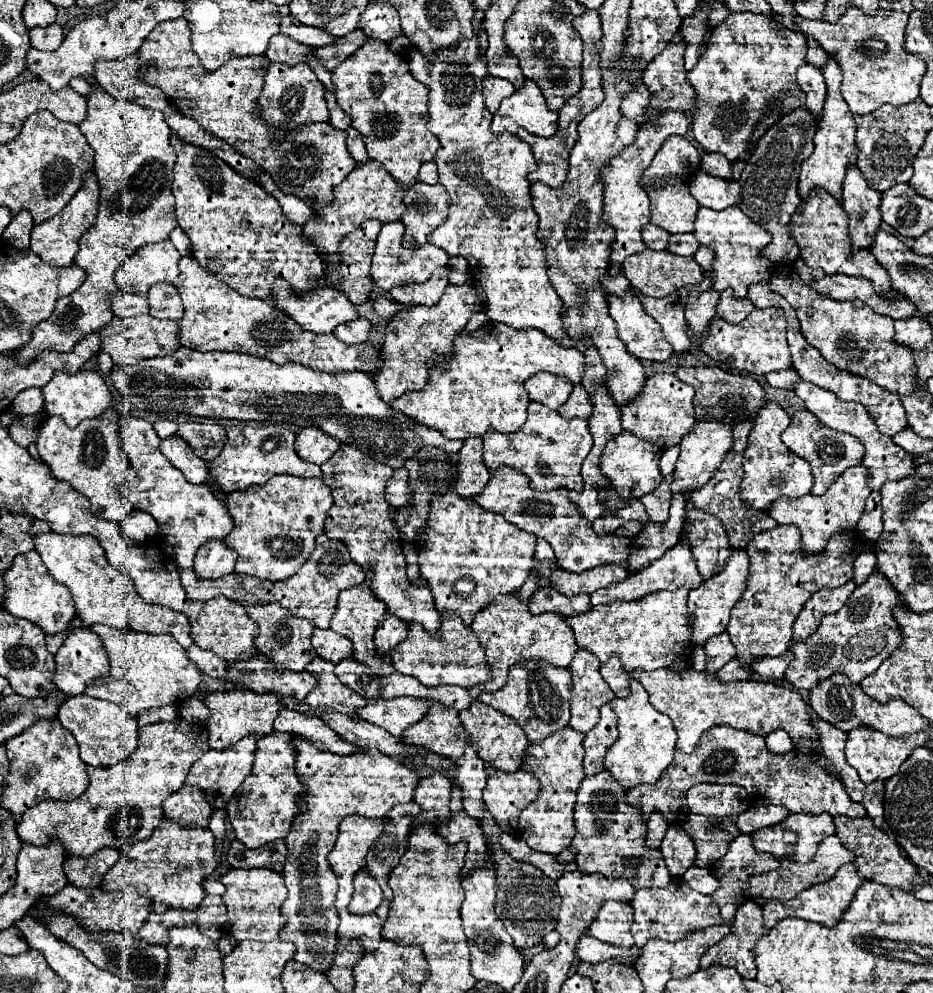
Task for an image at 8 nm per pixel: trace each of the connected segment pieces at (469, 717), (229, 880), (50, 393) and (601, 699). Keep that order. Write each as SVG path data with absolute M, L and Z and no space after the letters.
M475 700L469 710L461 712L461 722L463 722L463 728L469 732L473 744L477 746L477 752L482 760L487 760L489 766L494 766L503 772L515 772L521 764L521 754L525 752L525 746L529 740L525 738L525 732L517 726L517 722L513 722L513 718L509 718L507 714L501 714L501 712L499 712L499 716L501 716L501 720L497 718L497 714L491 706Z
M231 868L219 880L225 886L225 894L221 898L223 898L223 904L227 906L229 918L233 922L231 936L237 940L261 940L261 942L277 940L279 930L285 924L281 910L279 910L287 896L283 876L269 868L251 868L251 870Z
M79 370L77 374L57 372L47 386L43 386L45 410L49 416L61 416L69 428L75 428L85 418L95 418L113 408L111 392L103 382L101 374L95 370Z
M577 650L569 664L573 672L573 698L569 726L579 732L589 732L599 722L599 708L615 698L613 690L599 674L599 658L587 650Z

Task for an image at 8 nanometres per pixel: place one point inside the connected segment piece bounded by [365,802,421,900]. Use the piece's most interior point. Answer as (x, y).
(389, 847)

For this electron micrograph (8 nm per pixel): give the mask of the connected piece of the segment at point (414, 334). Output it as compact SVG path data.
M471 280L463 286L449 284L443 298L435 306L411 306L389 320L385 328L385 340L381 346L381 370L375 376L375 386L385 402L399 398L407 390L421 390L429 380L429 368L433 366L435 354L445 356L455 334L459 334L467 320L475 312L485 312L485 292L481 284Z

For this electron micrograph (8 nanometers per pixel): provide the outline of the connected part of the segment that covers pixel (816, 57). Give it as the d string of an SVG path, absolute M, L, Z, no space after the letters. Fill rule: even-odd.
M805 36L805 38L807 38L807 62L813 64L813 66L817 66L817 68L823 68L825 60L827 60L825 50L821 50L821 46L817 44L817 40L813 40L809 36Z

